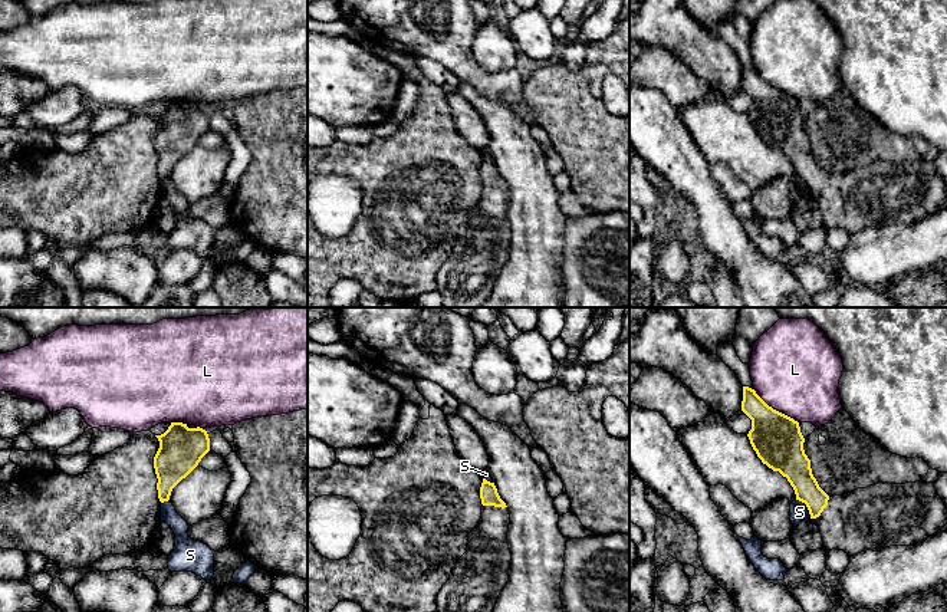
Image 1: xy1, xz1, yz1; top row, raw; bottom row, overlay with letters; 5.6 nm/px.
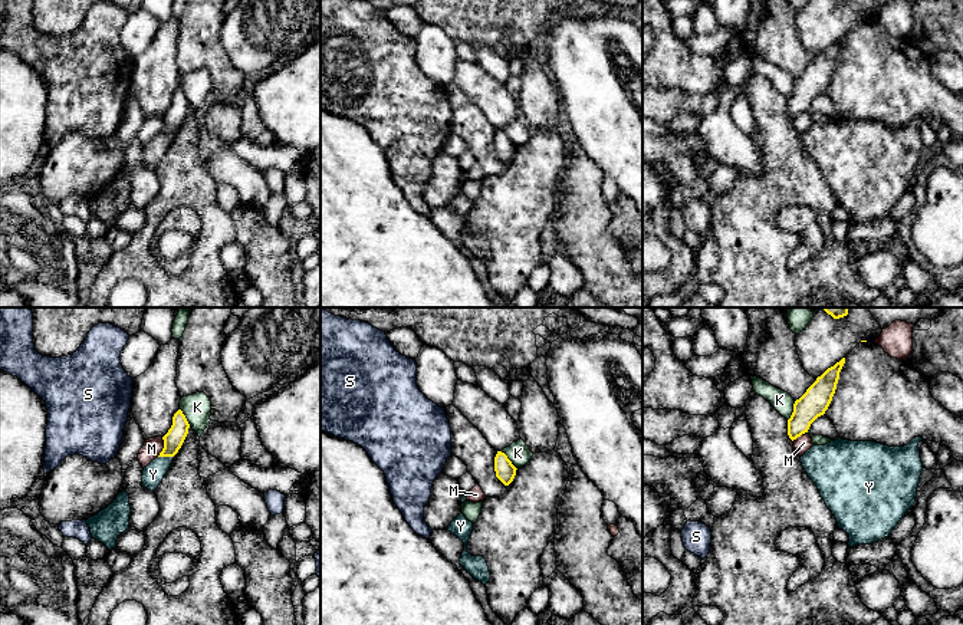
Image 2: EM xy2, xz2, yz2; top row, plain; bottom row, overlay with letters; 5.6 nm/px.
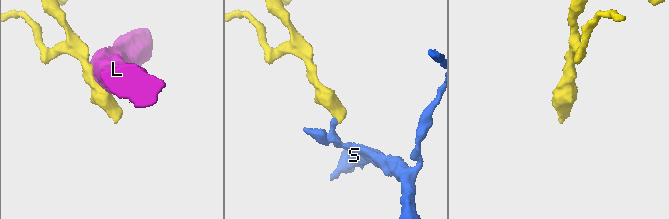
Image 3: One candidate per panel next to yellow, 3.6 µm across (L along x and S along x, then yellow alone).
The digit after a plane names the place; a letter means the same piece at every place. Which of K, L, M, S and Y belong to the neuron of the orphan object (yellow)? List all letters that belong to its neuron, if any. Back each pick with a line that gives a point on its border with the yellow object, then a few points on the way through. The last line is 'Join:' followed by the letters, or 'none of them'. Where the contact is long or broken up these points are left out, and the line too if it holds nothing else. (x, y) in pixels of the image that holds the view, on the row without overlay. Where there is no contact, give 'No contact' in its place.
Join: none of them

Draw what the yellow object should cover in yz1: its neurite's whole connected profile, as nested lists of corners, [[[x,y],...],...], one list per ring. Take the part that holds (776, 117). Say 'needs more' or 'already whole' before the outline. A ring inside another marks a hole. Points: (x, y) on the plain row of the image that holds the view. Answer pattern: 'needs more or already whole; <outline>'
needs more; [[[743,65],[742,89],[752,98],[747,115],[757,135],[773,149],[787,157],[796,178],[806,182],[818,204],[825,228],[844,228],[849,234],[890,224],[913,224],[947,203],[947,184],[936,170],[934,161],[905,162],[878,161],[844,174],[828,174],[812,152],[805,132],[805,116],[799,101],[769,85],[754,68]]]

